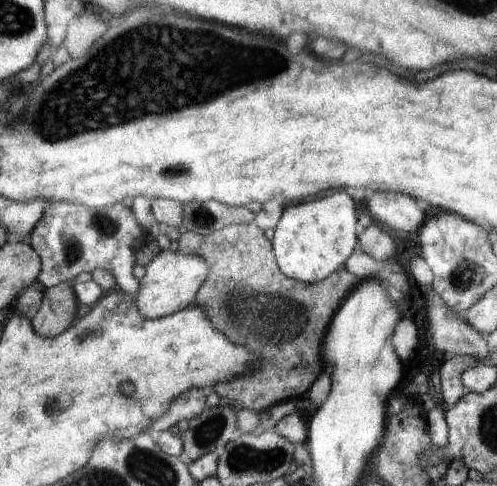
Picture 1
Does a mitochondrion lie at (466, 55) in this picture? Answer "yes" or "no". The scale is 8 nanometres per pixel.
no

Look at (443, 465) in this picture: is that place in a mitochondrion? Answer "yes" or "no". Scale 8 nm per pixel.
no

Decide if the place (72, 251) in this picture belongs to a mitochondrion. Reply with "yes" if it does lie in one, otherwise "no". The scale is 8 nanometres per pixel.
yes

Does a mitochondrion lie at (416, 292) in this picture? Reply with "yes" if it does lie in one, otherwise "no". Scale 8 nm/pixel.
no

